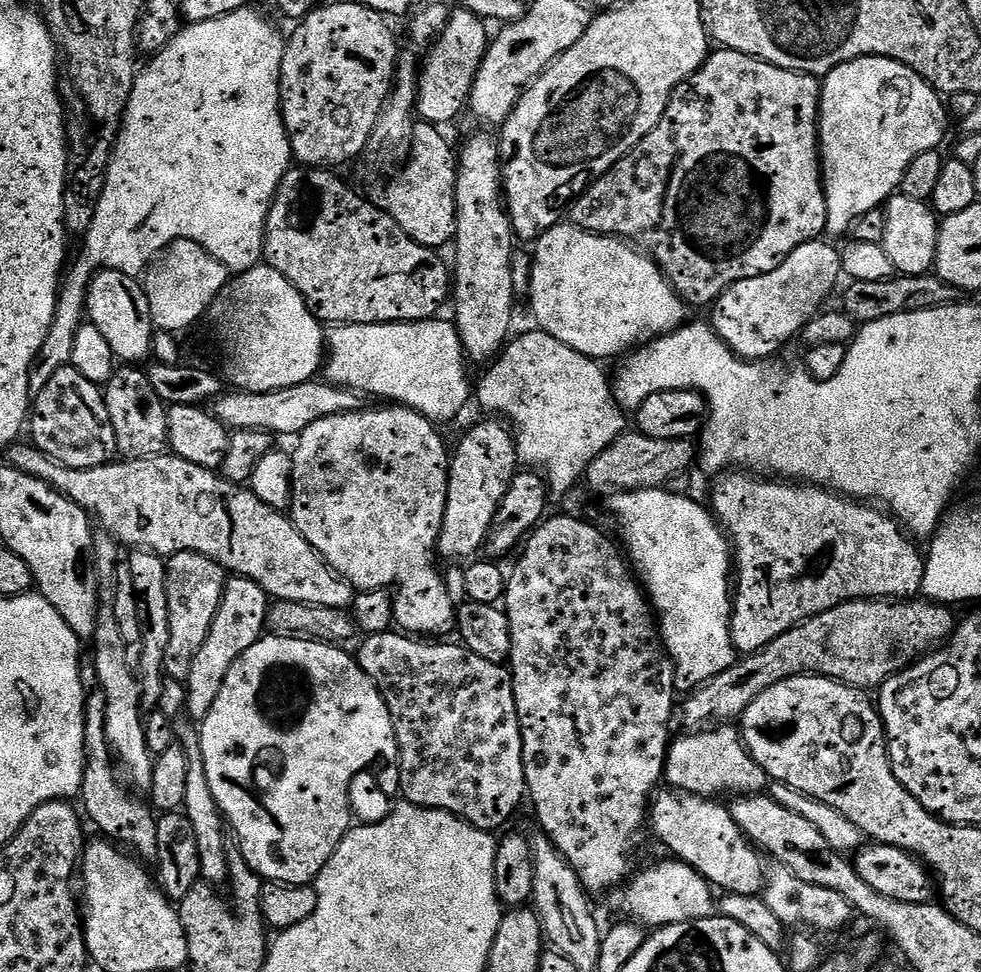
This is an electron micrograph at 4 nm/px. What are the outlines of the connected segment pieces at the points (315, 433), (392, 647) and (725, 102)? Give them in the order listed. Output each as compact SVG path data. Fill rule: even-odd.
M384 406L388 408L372 408L369 412L357 410L355 412L339 412L330 418L322 418L301 432L295 441L296 452L291 453L292 458L292 499L290 501L290 519L296 529L314 546L319 556L339 574L350 581L352 587L357 590L371 590L374 588L391 589L392 584L400 584L400 596L395 597L396 615L394 624L397 629L408 634L415 634L420 638L444 638L449 631L453 631L456 622L457 607L450 602L447 594L446 582L441 569L432 565L432 555L435 557L440 542L440 531L444 525L446 514L446 498L448 497L448 469L450 463L449 449L444 449L444 440L439 436L437 425L427 420L420 412L407 406Z
M400 630L387 632L373 632L363 637L358 653L360 669L366 675L379 684L385 693L392 692L391 699L396 699L395 707L398 709L392 713L392 721L396 727L396 741L400 747L400 792L403 799L410 804L416 804L419 808L437 808L443 812L451 812L453 816L460 817L480 828L483 832L495 833L516 812L520 803L525 803L528 783L526 782L526 770L522 758L522 730L518 722L518 706L514 698L514 686L512 685L512 673L504 664L486 662L486 658L478 658L465 648L463 643L444 644L448 642L425 642L420 638L413 638Z
M720 46L709 51L702 67L676 87L658 126L650 130L650 134L646 134L646 138L642 138L638 146L631 148L610 171L589 184L588 189L577 200L572 201L571 223L583 232L593 232L595 236L623 238L627 243L643 250L656 261L656 265L664 272L664 277L672 283L687 305L715 305L718 297L727 288L734 286L734 282L758 278L762 274L770 274L770 270L778 270L778 266L782 266L782 262L786 262L786 258L790 258L790 254L794 254L798 246L811 240L819 240L825 235L828 227L828 207L824 197L818 147L821 87L821 81L817 77L779 68L738 50Z

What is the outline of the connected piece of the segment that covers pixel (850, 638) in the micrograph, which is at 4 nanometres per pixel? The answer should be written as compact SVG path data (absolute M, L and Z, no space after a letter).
M913 598L911 600L848 600L845 604L834 606L822 614L803 620L795 624L786 634L774 638L757 652L741 655L722 674L718 674L708 684L702 684L688 697L683 697L678 708L678 720L685 724L685 729L700 730L705 726L724 726L732 719L743 717L744 712L758 698L770 690L770 686L778 686L778 682L786 682L786 678L795 676L825 676L831 680L840 680L851 688L861 690L876 690L890 677L896 676L903 668L915 664L921 656L952 635L958 623L953 609L947 604L937 604L927 598Z

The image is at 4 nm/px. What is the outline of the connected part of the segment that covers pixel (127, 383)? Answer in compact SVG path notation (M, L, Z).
M136 366L117 367L108 384L103 385L104 401L110 410L110 422L114 426L116 451L129 460L141 460L151 456L163 456L168 447L168 408L150 384L147 371Z

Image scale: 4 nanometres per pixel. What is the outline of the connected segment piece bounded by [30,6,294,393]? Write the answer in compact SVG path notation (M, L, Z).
M249 6L239 8L222 18L214 18L206 22L197 24L189 23L181 27L180 32L176 35L163 50L155 53L148 65L139 69L136 81L130 94L128 108L124 112L124 122L120 129L120 135L116 137L116 143L112 150L112 158L108 161L108 171L102 181L102 187L98 192L96 201L96 213L92 219L92 225L88 231L83 233L84 253L80 256L80 261L76 266L71 267L70 273L63 281L60 289L60 295L56 301L56 317L46 334L46 342L40 351L41 357L36 361L30 386L32 392L37 393L58 374L58 370L69 367L74 354L74 334L78 334L80 325L86 320L86 305L88 302L88 288L92 284L92 277L97 272L105 270L109 272L127 272L129 274L140 274L147 269L148 265L163 252L167 244L174 240L193 240L198 242L222 266L228 268L229 273L239 274L250 270L254 265L264 260L264 231L268 222L268 215L272 209L272 200L276 197L278 186L282 178L288 173L294 157L292 147L288 141L288 131L284 125L284 115L280 113L280 67L286 47L285 37L280 37L280 32L264 16L259 16L254 10L255 7Z

